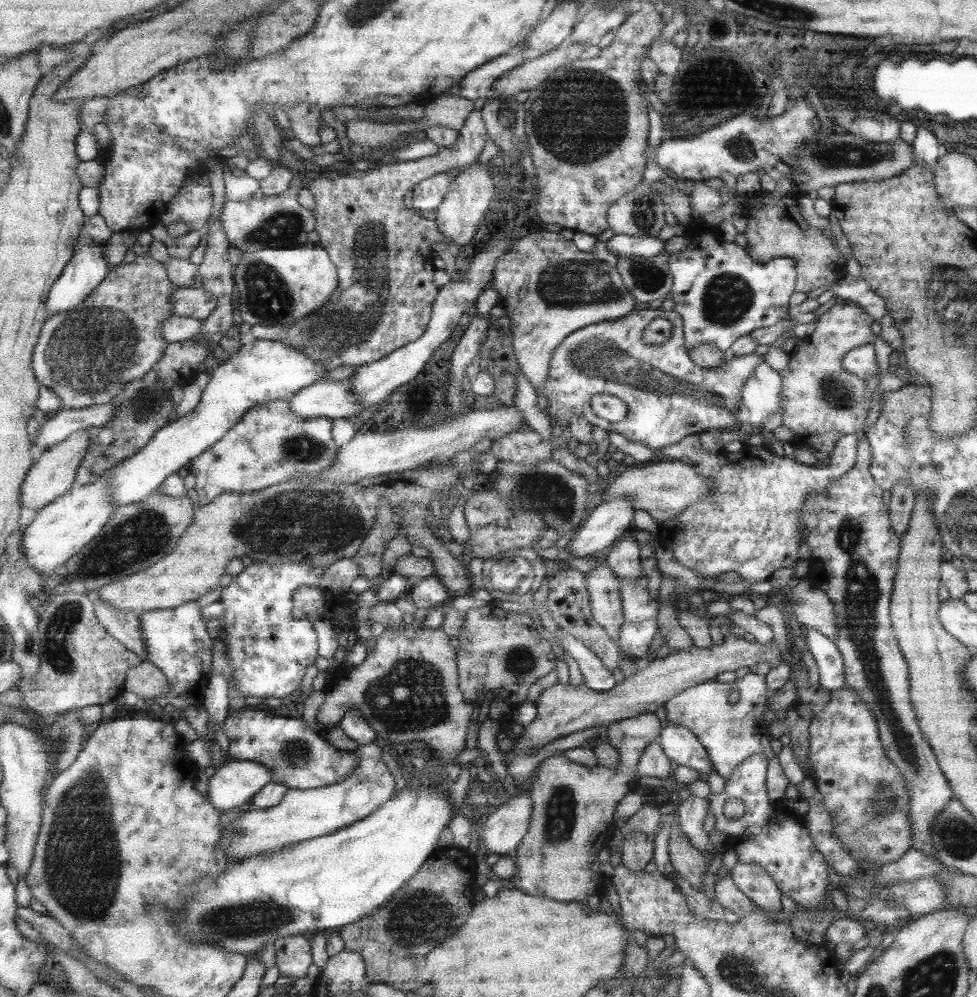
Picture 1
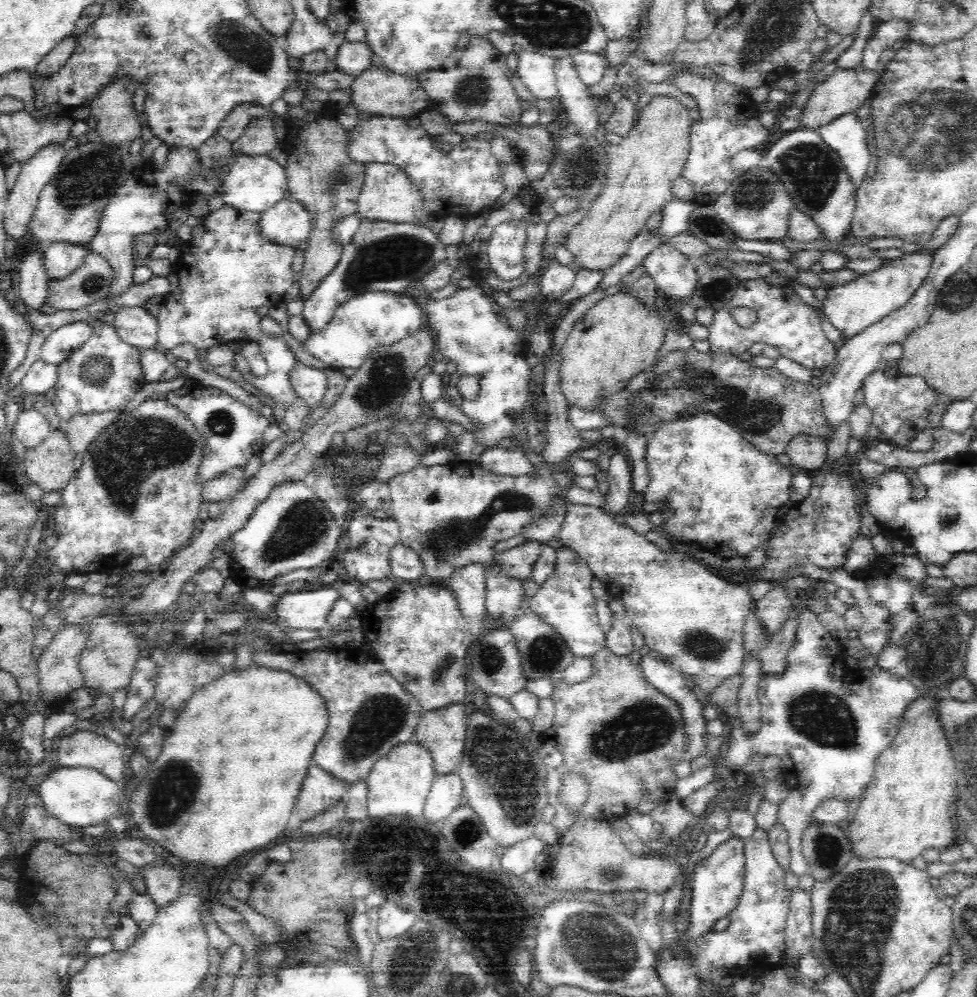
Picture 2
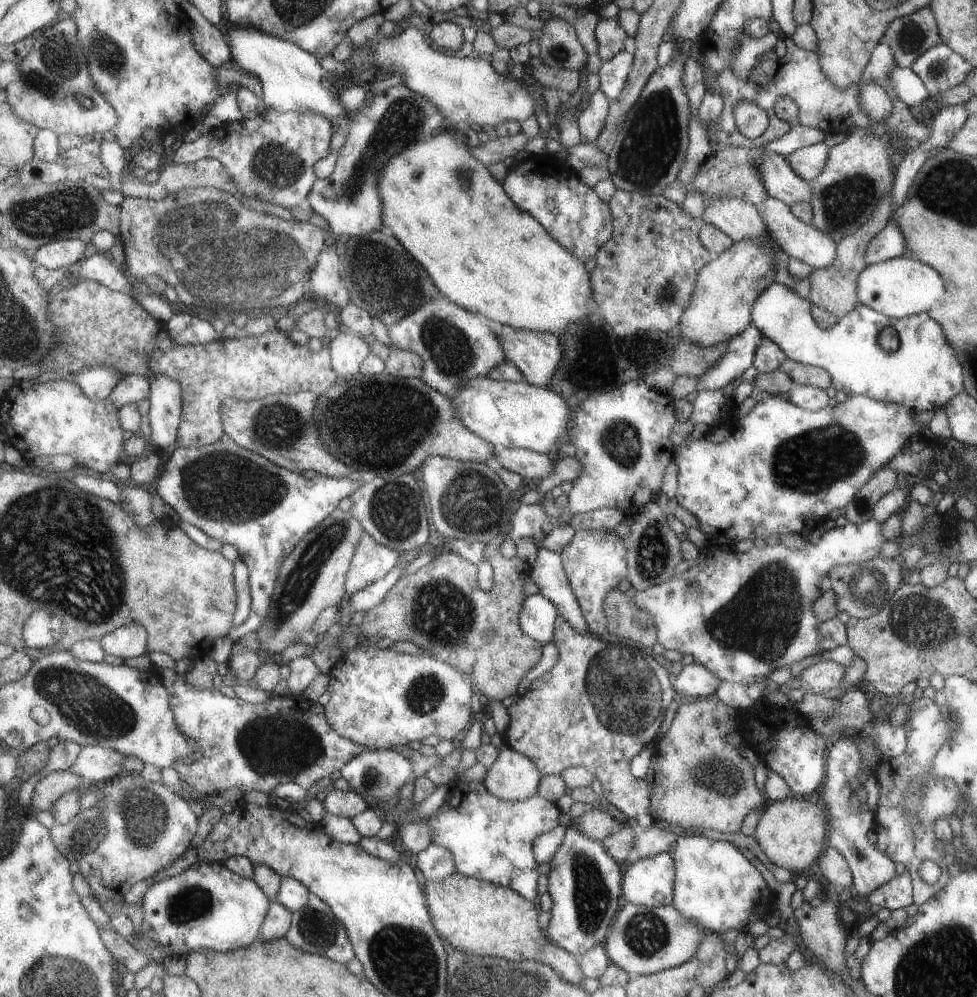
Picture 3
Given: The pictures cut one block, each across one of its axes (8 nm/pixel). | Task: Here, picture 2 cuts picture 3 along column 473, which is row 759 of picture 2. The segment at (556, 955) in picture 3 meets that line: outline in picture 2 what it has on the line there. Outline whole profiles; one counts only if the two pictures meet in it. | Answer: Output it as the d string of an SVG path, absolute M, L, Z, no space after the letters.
M924 693L910 708L906 708L896 738L877 759L872 780L865 786L862 798L856 802L856 810L844 824L851 856L858 859L895 858L910 863L928 848L942 851L955 844L955 829L950 820L957 790L956 762L935 714L936 698Z

